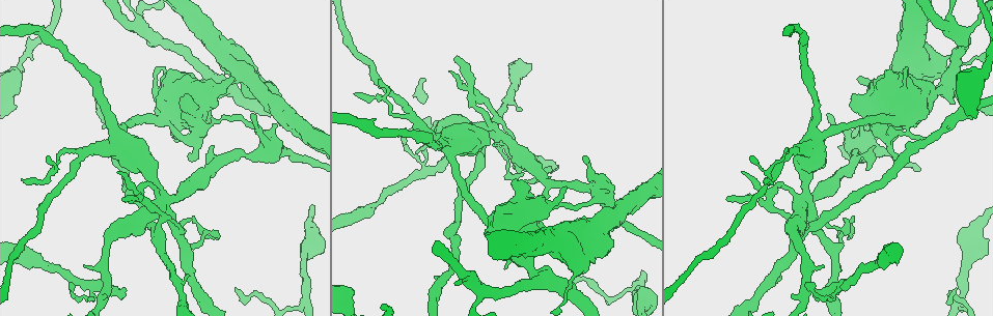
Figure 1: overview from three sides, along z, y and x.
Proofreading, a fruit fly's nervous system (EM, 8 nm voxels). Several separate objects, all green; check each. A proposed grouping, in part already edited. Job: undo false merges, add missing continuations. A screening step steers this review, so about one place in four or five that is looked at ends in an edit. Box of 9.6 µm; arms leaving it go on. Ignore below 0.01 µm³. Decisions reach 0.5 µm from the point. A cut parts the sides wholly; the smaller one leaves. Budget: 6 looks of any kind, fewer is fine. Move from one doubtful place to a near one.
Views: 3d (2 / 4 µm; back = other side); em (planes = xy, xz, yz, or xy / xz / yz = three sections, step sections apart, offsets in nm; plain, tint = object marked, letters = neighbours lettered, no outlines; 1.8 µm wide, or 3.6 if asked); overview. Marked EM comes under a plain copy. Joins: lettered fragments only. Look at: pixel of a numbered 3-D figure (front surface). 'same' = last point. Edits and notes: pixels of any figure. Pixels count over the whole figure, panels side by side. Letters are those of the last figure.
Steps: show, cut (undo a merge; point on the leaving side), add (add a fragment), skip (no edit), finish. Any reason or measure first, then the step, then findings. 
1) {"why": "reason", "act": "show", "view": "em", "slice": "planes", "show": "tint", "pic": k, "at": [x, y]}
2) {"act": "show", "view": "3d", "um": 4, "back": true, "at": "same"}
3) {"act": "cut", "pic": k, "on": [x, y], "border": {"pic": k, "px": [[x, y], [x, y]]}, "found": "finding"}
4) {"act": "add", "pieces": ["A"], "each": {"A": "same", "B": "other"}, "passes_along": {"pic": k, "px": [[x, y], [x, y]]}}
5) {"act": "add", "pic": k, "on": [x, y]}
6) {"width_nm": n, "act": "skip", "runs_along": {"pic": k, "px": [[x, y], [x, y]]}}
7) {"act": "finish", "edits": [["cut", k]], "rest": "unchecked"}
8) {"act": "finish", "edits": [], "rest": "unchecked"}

{"why": "thick turns thin", "act": "show", "view": "em", "slice": "planes", "show": "letters", "pic": 1, "at": [213, 90]}

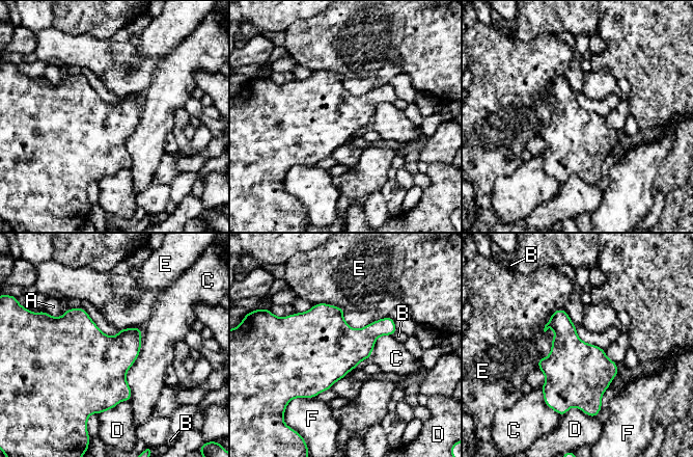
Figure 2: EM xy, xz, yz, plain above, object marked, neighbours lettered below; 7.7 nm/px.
{"width_nm": 460, "act": "skip", "each": {"A": "other", "B": "other", "C": "other", "D": "other", "E": "other", "F": "other"}, "border": {"pic": 2, "px": [[564, 308], [537, 369]]}, "found": "continuous, no second cell"}

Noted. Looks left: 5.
{"why": "thick end", "act": "show", "view": "3d", "um": 2, "pic": 1, "at": [608, 252]}

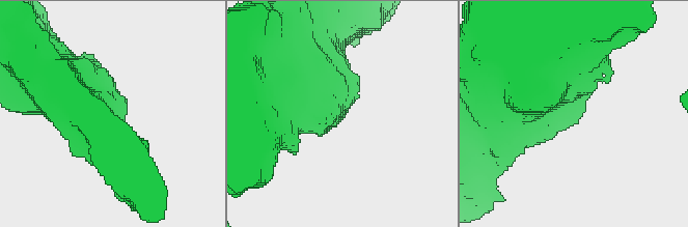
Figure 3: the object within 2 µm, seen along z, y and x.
{"act": "show", "view": "em", "slice": "xy", "step": 16, "show": "tint", "pic": 3, "at": [576, 122]}

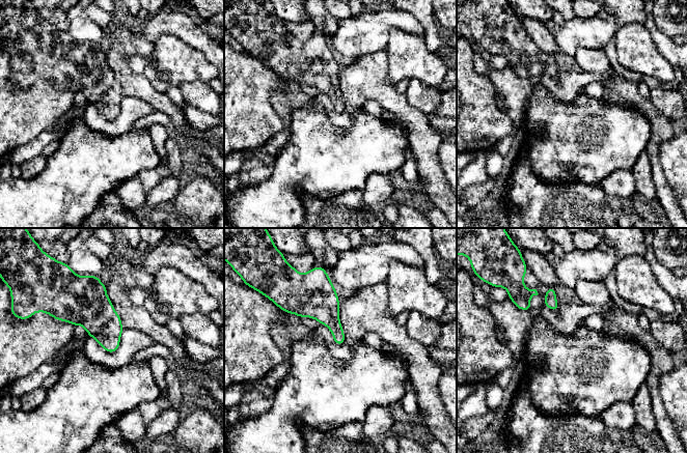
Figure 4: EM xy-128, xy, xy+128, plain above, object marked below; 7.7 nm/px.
{"why": "another direction", "act": "show", "view": "em", "slice": "xz", "step": 16, "show": "letters", "at": "same"}

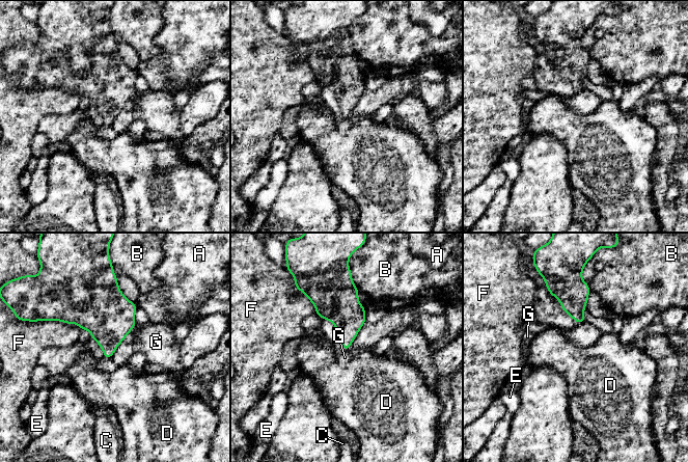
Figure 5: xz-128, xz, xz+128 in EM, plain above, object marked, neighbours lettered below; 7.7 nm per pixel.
{"act": "skip", "each": {"A": "other", "B": "other", "C": "other", "D": "other", "E": "other", "F": "other", "G": "other"}, "border": {"pic": 5, "px": [[136, 324], [110, 358]]}, "found": "none of them fits"}

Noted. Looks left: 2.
{"why": "thick turns thin", "act": "show", "view": "em", "um": 3.6, "slice": "planes", "show": "tint", "pic": 1, "at": [977, 249]}

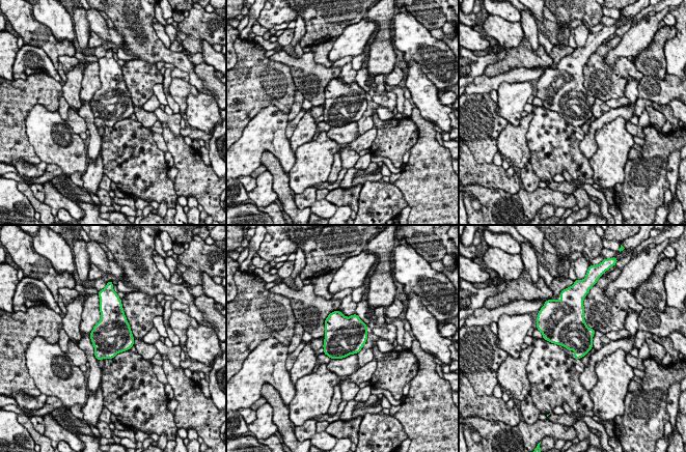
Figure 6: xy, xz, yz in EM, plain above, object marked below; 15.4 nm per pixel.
{"act": "show", "view": "em", "um": 3.6, "slice": "planes", "show": "letters", "at": "same"}

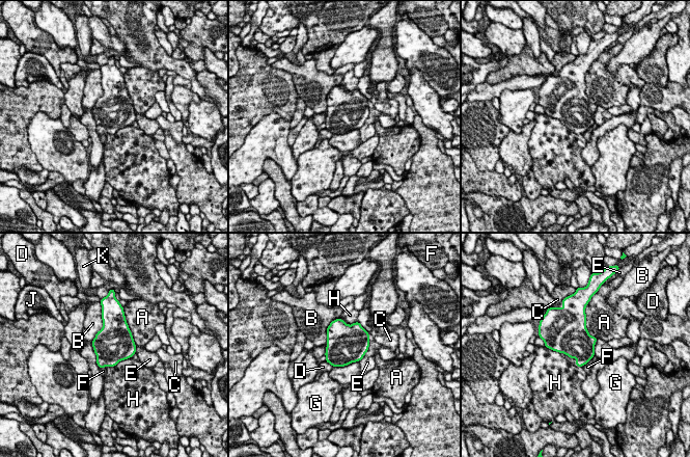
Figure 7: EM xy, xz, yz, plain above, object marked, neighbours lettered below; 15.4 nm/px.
{"act": "skip", "each": {"A": "other", "B": "other", "C": "other", "D": "other", "E": "other", "F": "other", "G": "other", "H": "other", "J": "other", "K": "other"}, "border": {"pic": 7, "px": [[132, 356], [105, 368]]}, "found": "continuous, no second cell"}

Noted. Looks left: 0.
{"act": "finish", "edits": [], "rest": "unchecked"}

